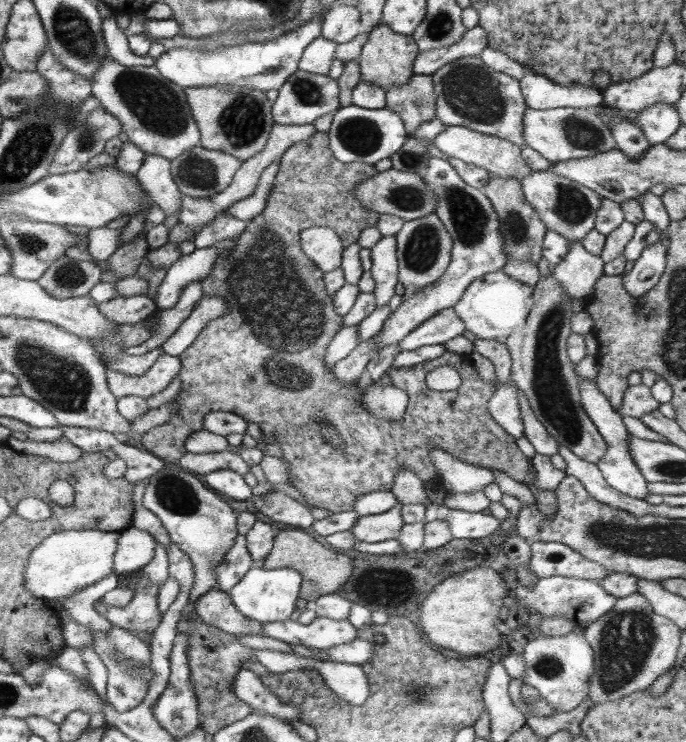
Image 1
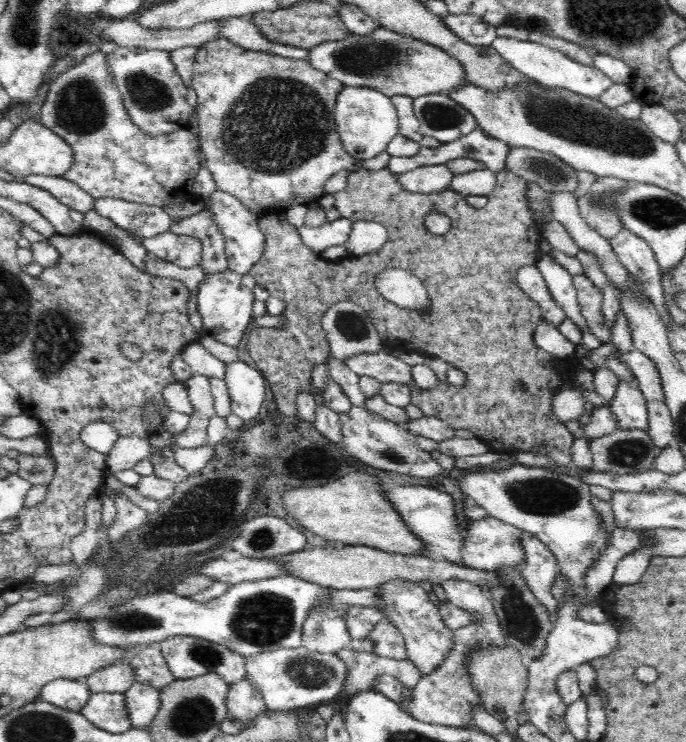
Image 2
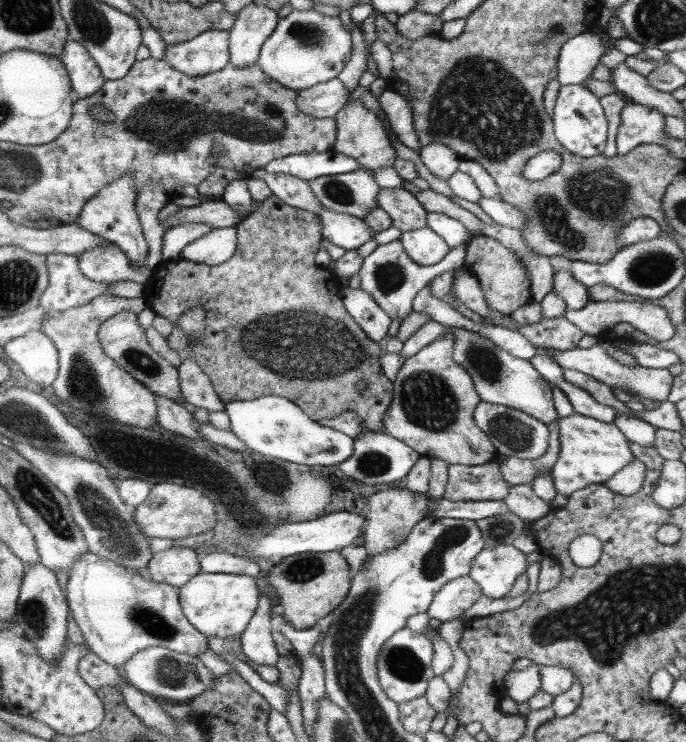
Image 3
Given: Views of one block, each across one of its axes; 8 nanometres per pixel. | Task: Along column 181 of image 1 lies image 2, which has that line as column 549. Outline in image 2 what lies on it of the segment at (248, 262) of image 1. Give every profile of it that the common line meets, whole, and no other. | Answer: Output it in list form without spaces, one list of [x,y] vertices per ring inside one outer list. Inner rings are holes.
[[[388,167],[382,168],[378,171],[360,169],[359,171],[352,171],[347,176],[347,184],[342,192],[336,192],[333,194],[335,196],[335,208],[341,214],[342,218],[348,218],[352,221],[358,220],[368,220],[371,222],[379,223],[386,228],[388,231],[388,242],[380,247],[380,252],[376,254],[366,254],[366,256],[350,257],[340,261],[332,262],[324,260],[320,255],[312,252],[306,244],[302,241],[300,237],[299,230],[294,228],[292,224],[282,224],[279,220],[279,212],[268,213],[265,216],[260,217],[260,226],[264,234],[264,239],[266,239],[265,249],[263,253],[263,258],[260,258],[259,262],[256,262],[255,266],[252,266],[250,270],[250,277],[254,278],[258,285],[266,288],[270,295],[278,297],[284,301],[284,312],[282,312],[282,323],[286,323],[287,326],[282,329],[276,328],[257,328],[252,330],[248,336],[247,350],[250,356],[256,362],[257,369],[261,371],[262,375],[268,382],[268,386],[271,387],[274,400],[276,405],[278,405],[278,410],[284,415],[284,417],[294,417],[297,414],[296,399],[300,391],[309,391],[309,384],[311,382],[311,372],[314,365],[322,363],[328,355],[329,341],[327,340],[326,332],[322,327],[322,317],[325,316],[326,311],[330,306],[338,303],[340,301],[352,301],[358,306],[361,306],[365,311],[366,316],[373,320],[373,323],[382,338],[382,343],[385,348],[390,350],[404,350],[413,351],[416,353],[424,354],[425,356],[432,356],[442,358],[450,364],[451,367],[456,367],[462,370],[462,372],[467,376],[466,382],[459,387],[454,387],[453,385],[447,386],[447,391],[444,393],[444,412],[430,412],[430,396],[411,396],[411,402],[422,409],[425,418],[433,418],[435,420],[446,421],[453,429],[464,429],[472,431],[473,436],[479,437],[482,442],[486,443],[491,451],[496,451],[500,454],[506,454],[515,451],[526,451],[533,452],[534,454],[541,454],[542,456],[547,456],[551,458],[556,464],[561,466],[568,466],[572,460],[571,446],[574,439],[577,437],[573,435],[567,428],[565,423],[558,420],[552,410],[552,399],[554,392],[551,391],[549,387],[549,382],[552,377],[559,376],[566,382],[570,381],[574,370],[578,369],[578,359],[560,359],[552,356],[549,352],[538,348],[538,345],[534,341],[534,334],[537,325],[541,322],[541,308],[540,305],[534,300],[532,300],[524,291],[520,288],[517,283],[517,275],[520,268],[527,265],[537,265],[538,260],[542,256],[540,249],[540,243],[543,241],[543,232],[541,228],[537,225],[537,222],[533,220],[533,212],[529,208],[529,203],[527,200],[527,188],[528,182],[524,178],[516,175],[508,167],[504,167],[497,174],[496,189],[488,195],[488,204],[484,208],[478,210],[473,208],[468,204],[466,198],[455,192],[448,187],[448,190],[442,190],[442,192],[434,194],[421,194],[421,193],[410,193],[401,188],[401,184],[397,181],[397,175],[391,174]],[[439,212],[439,214],[444,214],[451,219],[451,230],[446,232],[444,236],[435,236],[431,234],[425,226],[425,217],[428,214]],[[390,268],[402,268],[403,270],[408,270],[413,273],[414,276],[418,277],[426,286],[426,290],[429,298],[429,307],[427,311],[418,311],[402,308],[398,305],[394,305],[392,302],[386,300],[376,289],[374,285],[374,279],[377,275]]]

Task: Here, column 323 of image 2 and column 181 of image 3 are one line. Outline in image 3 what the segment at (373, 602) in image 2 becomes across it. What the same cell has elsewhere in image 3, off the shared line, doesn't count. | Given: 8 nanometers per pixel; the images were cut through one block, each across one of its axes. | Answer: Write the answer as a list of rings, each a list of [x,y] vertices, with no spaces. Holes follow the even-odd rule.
[[[90,550],[72,561],[65,594],[90,650],[122,674],[126,661],[146,647],[163,646],[194,656],[209,649],[208,637],[198,632],[183,613],[177,587],[156,582]]]

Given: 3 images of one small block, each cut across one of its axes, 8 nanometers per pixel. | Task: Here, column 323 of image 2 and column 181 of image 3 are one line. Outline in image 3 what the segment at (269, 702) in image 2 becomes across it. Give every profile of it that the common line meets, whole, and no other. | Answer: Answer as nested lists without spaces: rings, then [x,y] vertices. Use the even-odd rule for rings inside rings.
[[[163,646],[146,647],[128,659],[123,671],[126,681],[142,693],[154,698],[166,698],[178,702],[194,699],[212,689],[217,680],[197,656],[174,652]]]

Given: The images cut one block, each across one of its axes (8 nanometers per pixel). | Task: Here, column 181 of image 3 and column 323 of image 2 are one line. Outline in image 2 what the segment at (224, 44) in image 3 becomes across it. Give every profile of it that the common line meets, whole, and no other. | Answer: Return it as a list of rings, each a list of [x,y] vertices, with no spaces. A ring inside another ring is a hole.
[[[377,27],[368,36],[350,33],[338,41],[322,42],[308,49],[307,60],[345,86],[374,88],[389,97],[401,94],[414,99],[460,90],[469,84],[464,65],[448,51],[384,27]]]

